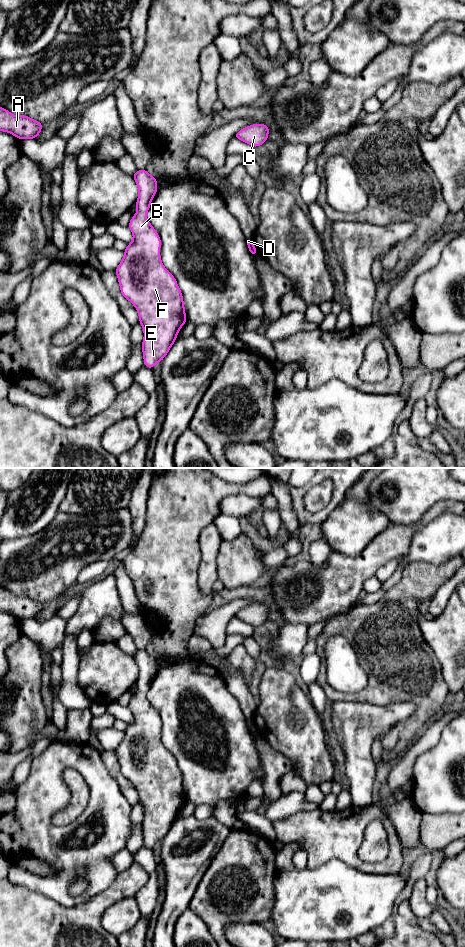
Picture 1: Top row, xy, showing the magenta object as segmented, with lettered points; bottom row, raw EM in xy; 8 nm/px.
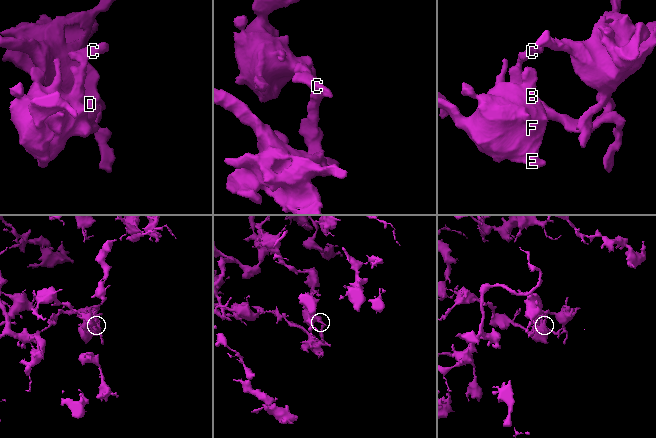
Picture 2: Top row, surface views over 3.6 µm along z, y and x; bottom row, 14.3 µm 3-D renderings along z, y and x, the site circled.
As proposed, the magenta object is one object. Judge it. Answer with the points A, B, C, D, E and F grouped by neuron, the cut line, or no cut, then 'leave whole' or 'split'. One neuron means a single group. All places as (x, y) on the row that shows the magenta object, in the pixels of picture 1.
A D / B C E F | xy (249, 250), (252, 253) | split

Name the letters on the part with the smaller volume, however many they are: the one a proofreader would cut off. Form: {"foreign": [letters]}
{"foreign": ["A", "D"]}

